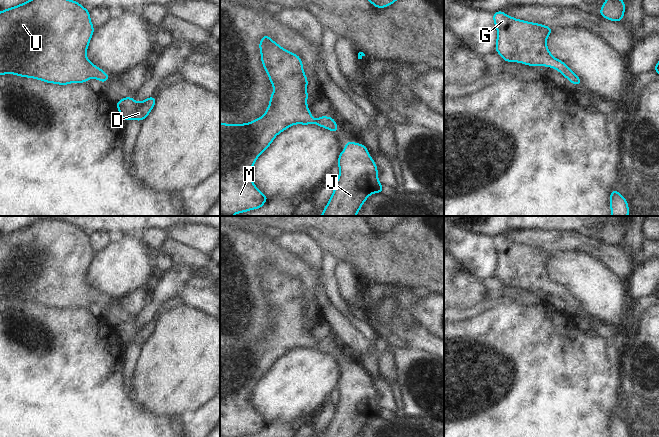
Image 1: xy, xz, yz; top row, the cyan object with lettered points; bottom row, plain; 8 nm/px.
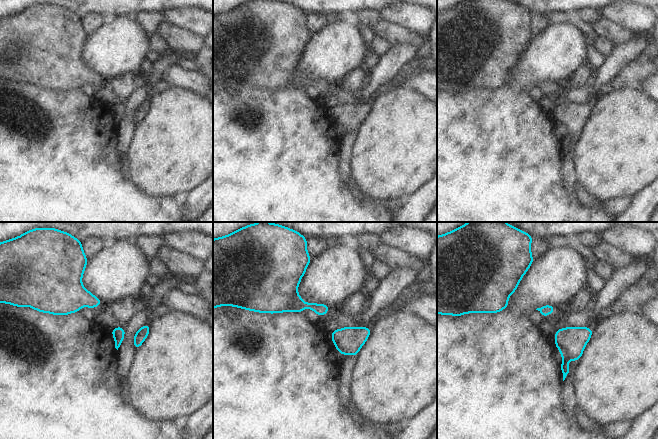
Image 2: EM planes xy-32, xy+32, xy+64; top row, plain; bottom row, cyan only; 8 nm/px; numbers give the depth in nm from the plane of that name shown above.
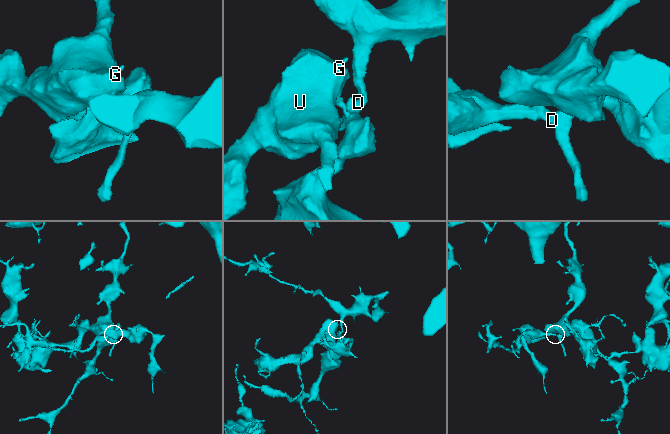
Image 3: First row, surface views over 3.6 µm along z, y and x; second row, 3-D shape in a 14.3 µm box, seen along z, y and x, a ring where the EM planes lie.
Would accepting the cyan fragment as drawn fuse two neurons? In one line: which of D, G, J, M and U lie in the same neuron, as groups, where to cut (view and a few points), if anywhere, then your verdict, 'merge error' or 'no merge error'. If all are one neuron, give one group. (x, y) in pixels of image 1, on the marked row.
D G J M U; no cut; no merge error

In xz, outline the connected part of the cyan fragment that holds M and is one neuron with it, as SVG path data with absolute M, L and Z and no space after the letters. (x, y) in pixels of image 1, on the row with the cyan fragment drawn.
M267 34L258 44L261 62L275 88L270 96L269 106L261 118L245 124L220 123L220 216L233 216L253 209L261 208L269 199L252 181L252 168L260 154L266 150L274 138L287 127L295 124L315 123L320 127L338 131L333 117L323 115L313 119L307 107L307 76L303 72L301 58L275 43Z

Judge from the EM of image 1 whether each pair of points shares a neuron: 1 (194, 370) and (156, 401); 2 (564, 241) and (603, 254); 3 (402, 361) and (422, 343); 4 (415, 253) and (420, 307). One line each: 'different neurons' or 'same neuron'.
1: same neuron
2: same neuron
3: different neurons
4: different neurons

